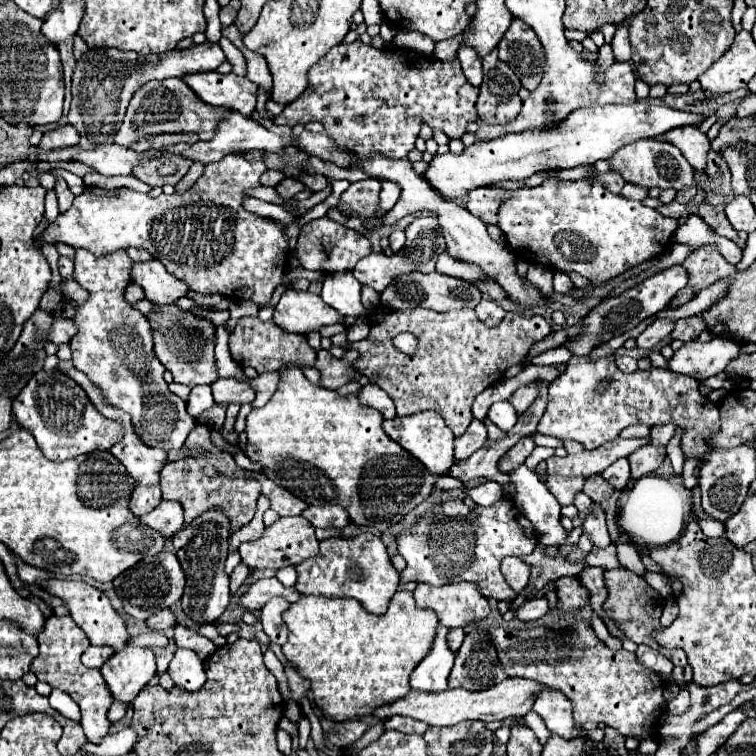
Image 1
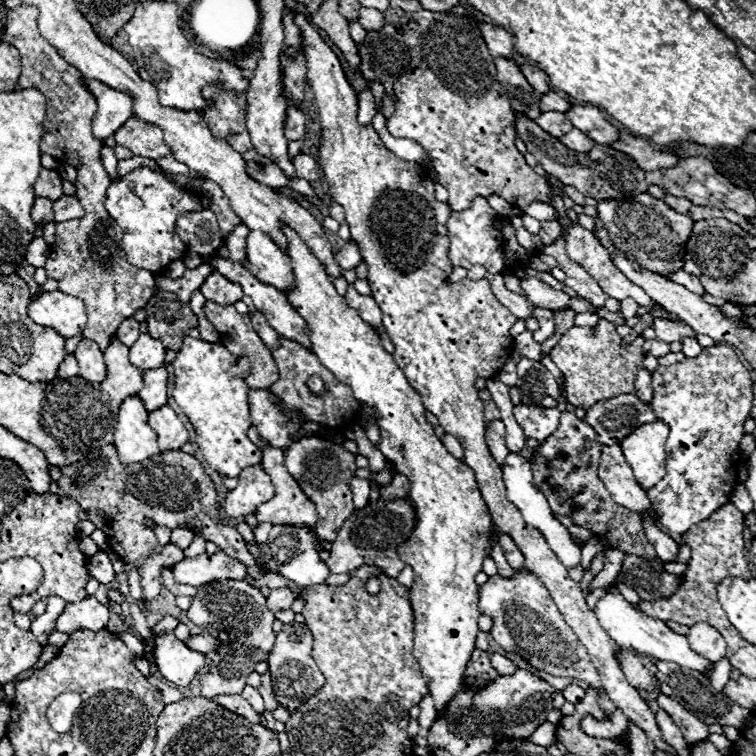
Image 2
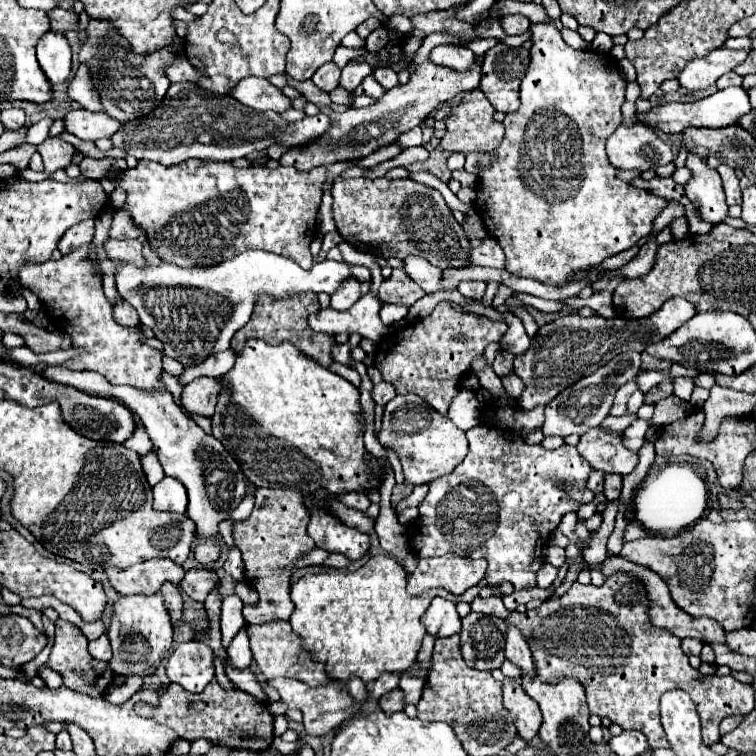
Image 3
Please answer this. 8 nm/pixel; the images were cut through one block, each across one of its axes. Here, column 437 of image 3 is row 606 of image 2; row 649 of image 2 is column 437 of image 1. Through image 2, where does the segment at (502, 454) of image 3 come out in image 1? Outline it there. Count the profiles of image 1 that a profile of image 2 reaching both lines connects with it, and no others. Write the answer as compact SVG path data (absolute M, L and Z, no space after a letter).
M460 498L436 504L420 516L408 530L396 538L398 554L404 556L406 568L400 572L400 582L426 582L442 586L450 582L476 582L486 598L516 600L516 592L508 586L500 572L500 562L506 556L526 556L538 544L532 522L514 506L510 498L500 498L488 508L470 510Z

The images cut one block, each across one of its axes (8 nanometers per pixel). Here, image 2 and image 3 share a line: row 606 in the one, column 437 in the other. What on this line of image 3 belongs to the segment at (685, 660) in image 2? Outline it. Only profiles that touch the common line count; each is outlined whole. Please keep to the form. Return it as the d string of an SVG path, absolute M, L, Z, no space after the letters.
M436 596L422 616L422 624L426 632L434 638L448 638L460 632L460 616L456 612L456 604Z

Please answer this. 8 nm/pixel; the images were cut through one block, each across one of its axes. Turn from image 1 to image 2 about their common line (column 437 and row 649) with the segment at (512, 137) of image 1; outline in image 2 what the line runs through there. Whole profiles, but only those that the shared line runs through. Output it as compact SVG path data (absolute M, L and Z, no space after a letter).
M166 632L164 636L156 638L154 656L162 678L182 688L188 686L192 678L206 666L206 656L186 648L186 644L178 640L172 632Z

